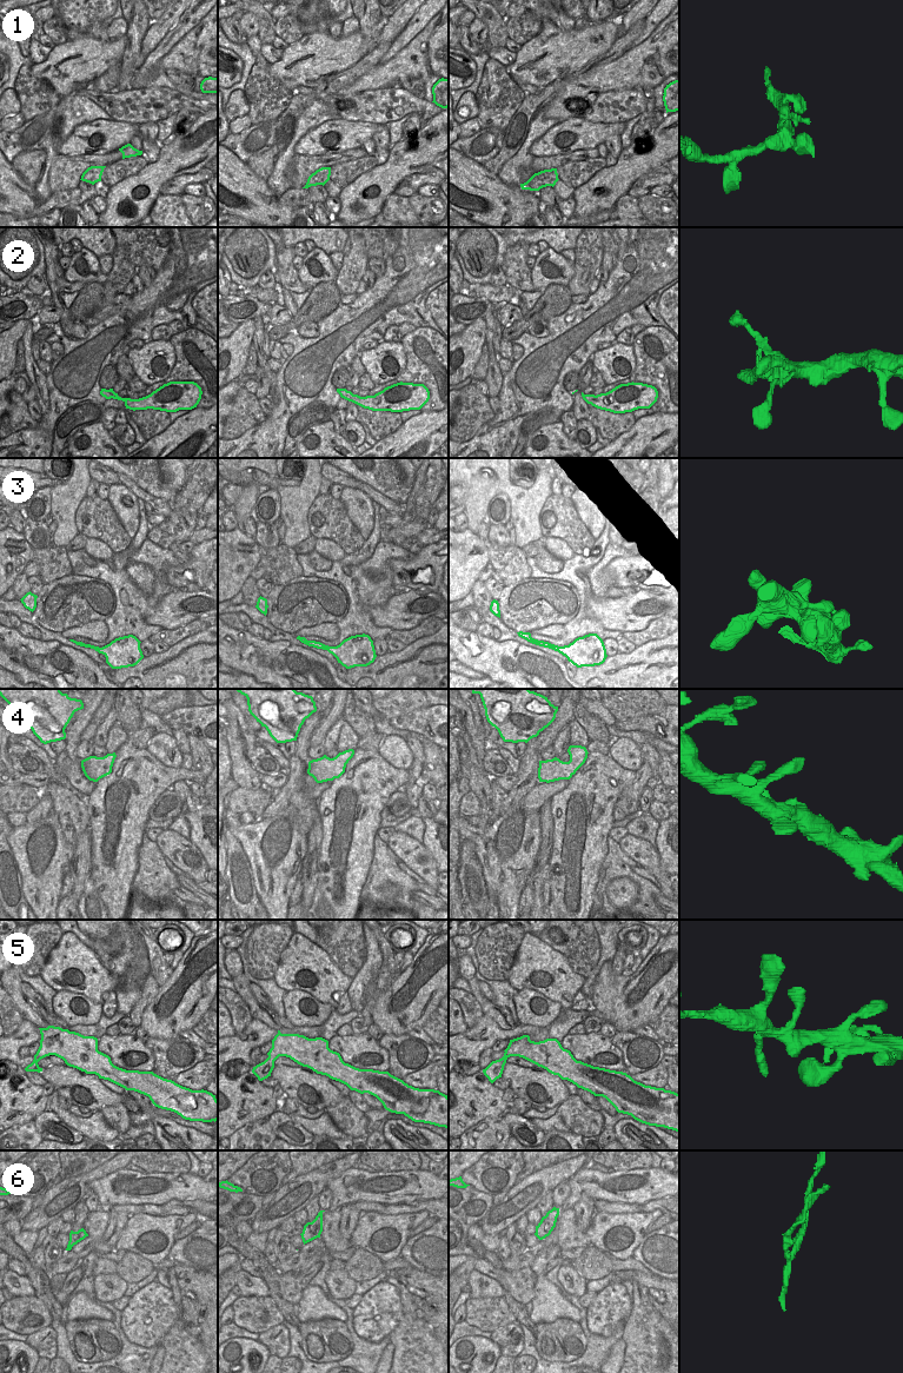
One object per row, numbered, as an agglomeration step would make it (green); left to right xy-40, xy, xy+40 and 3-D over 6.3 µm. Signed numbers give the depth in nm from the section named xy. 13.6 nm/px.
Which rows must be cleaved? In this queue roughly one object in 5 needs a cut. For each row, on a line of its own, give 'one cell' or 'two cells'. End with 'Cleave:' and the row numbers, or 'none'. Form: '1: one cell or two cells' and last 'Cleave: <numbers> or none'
1: one cell
2: one cell
3: one cell
4: one cell
5: one cell
6: two cells
Cleave: 6

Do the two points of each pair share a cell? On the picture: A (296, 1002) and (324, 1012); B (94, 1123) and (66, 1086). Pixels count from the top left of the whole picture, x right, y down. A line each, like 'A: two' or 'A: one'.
A: one
B: two

